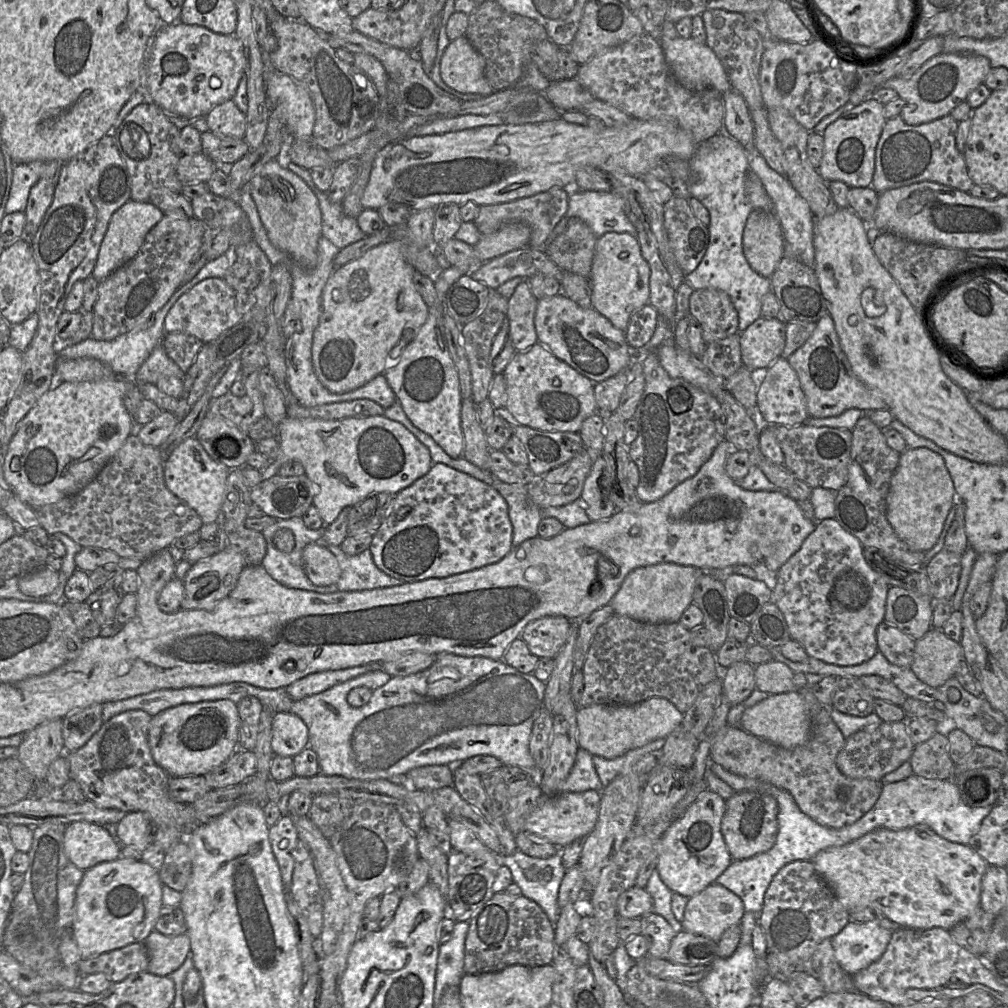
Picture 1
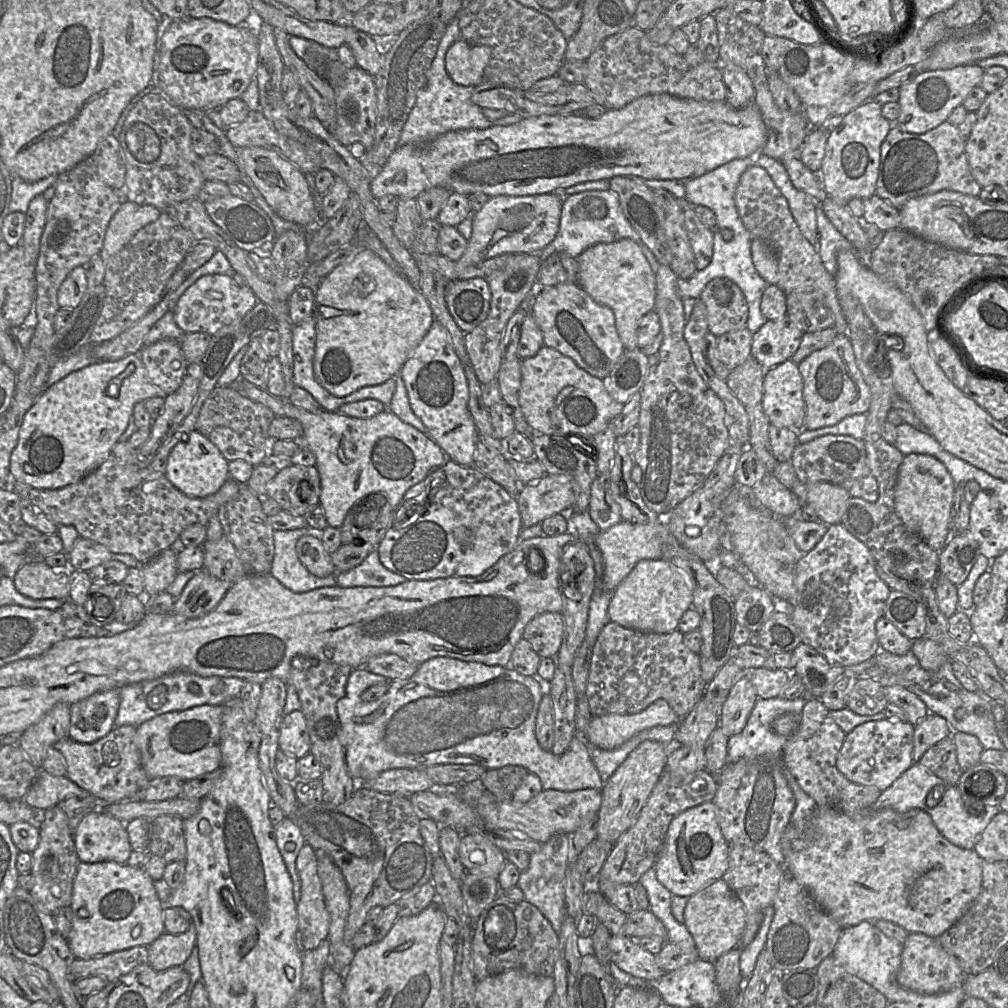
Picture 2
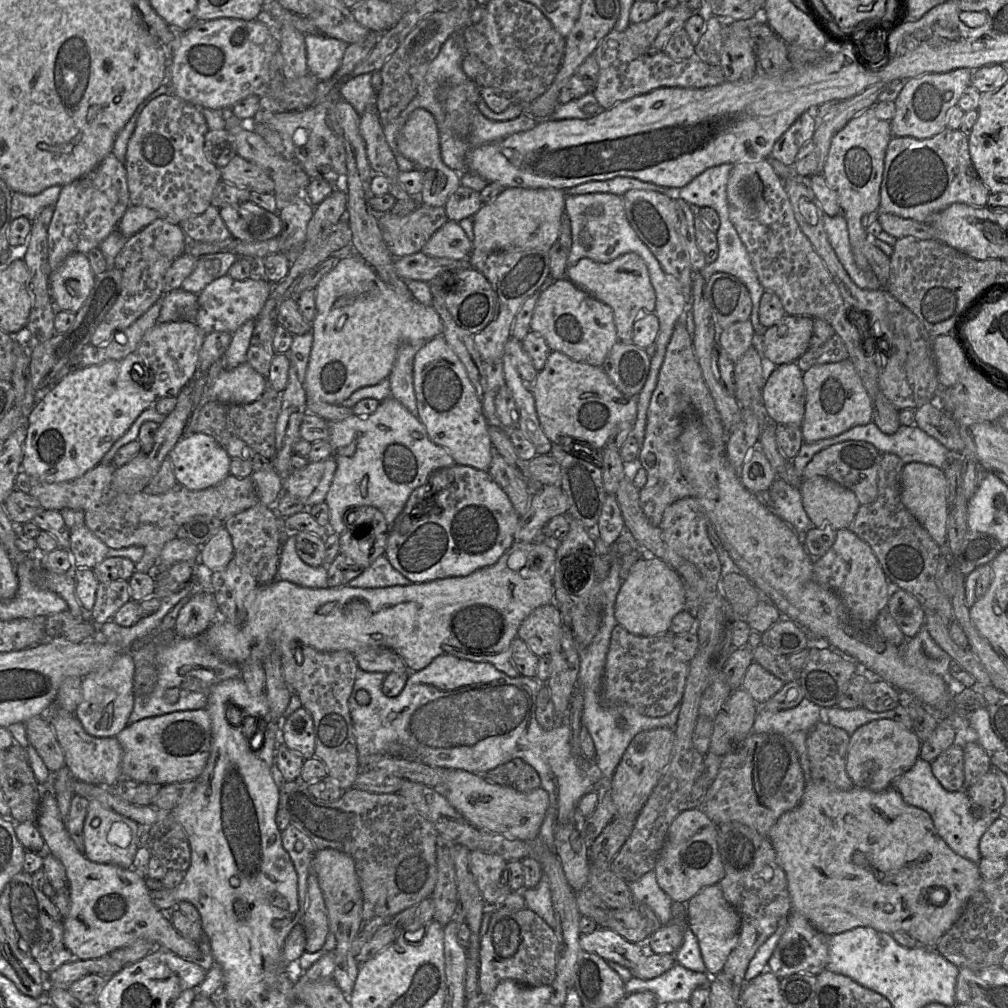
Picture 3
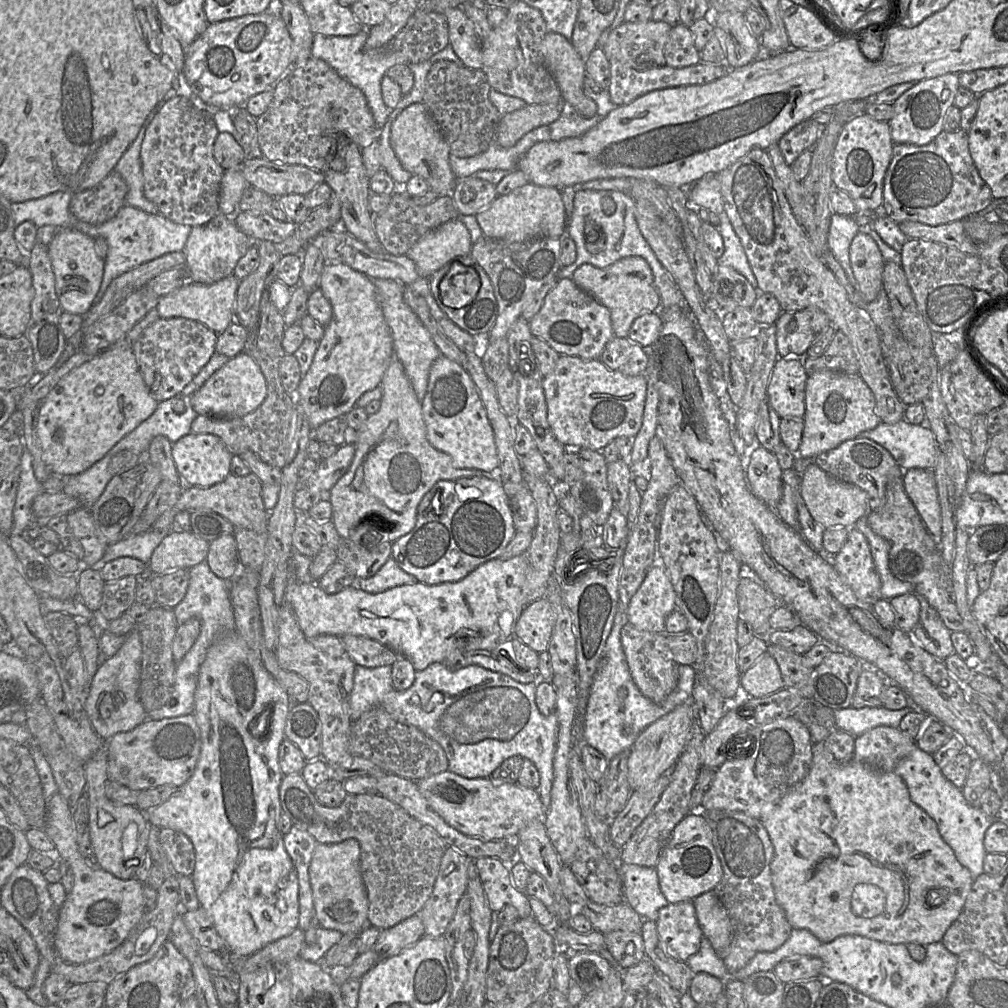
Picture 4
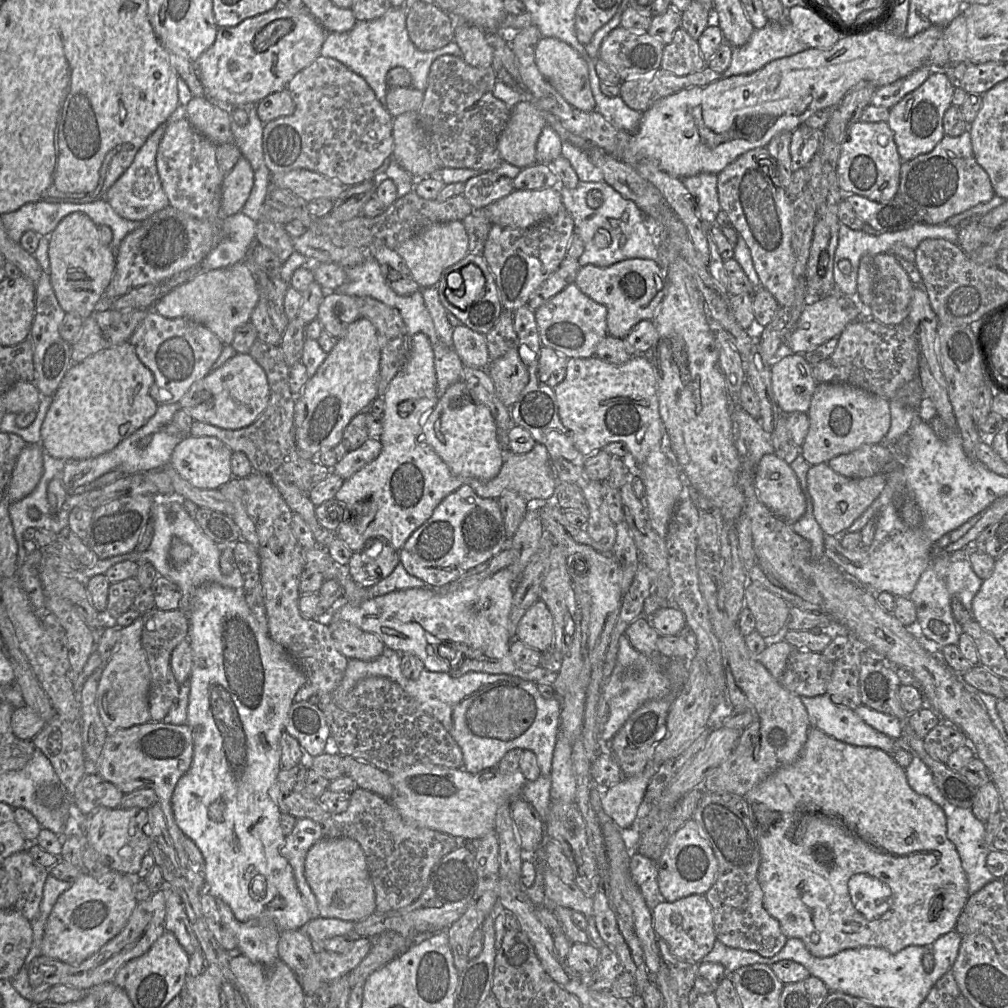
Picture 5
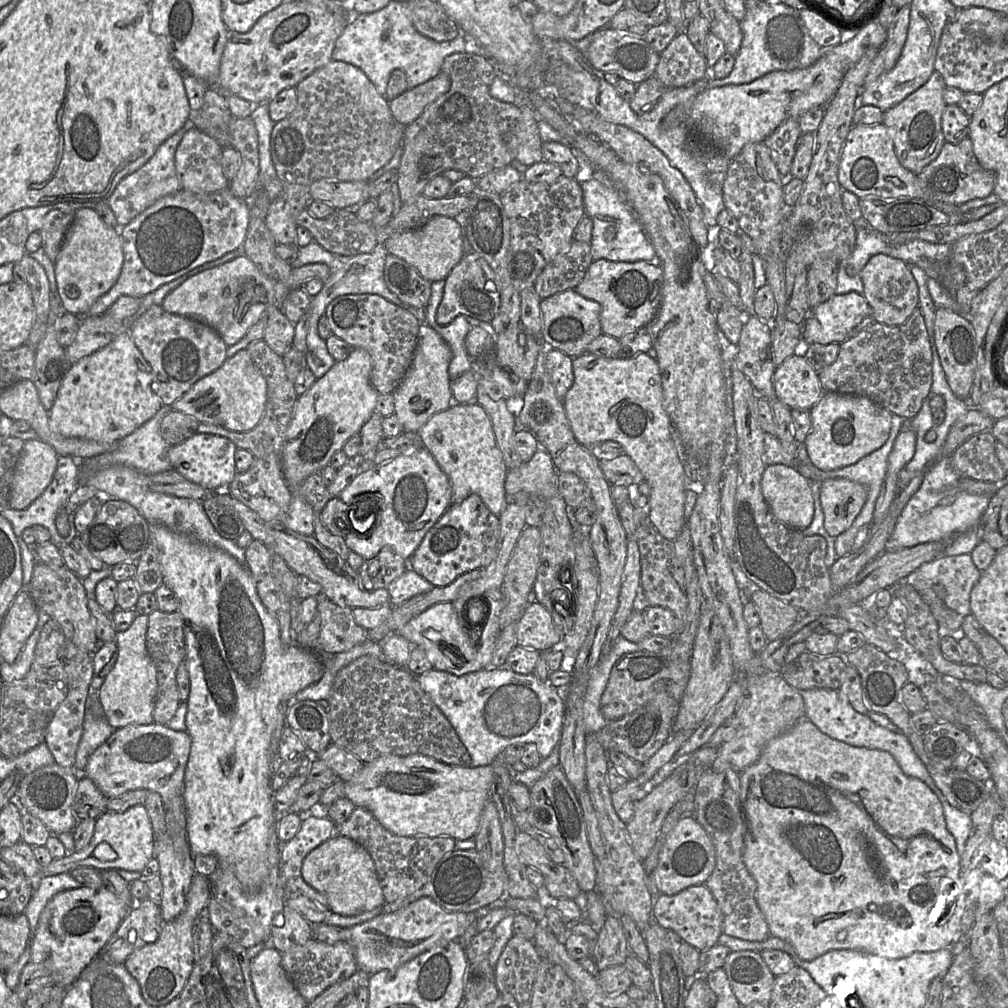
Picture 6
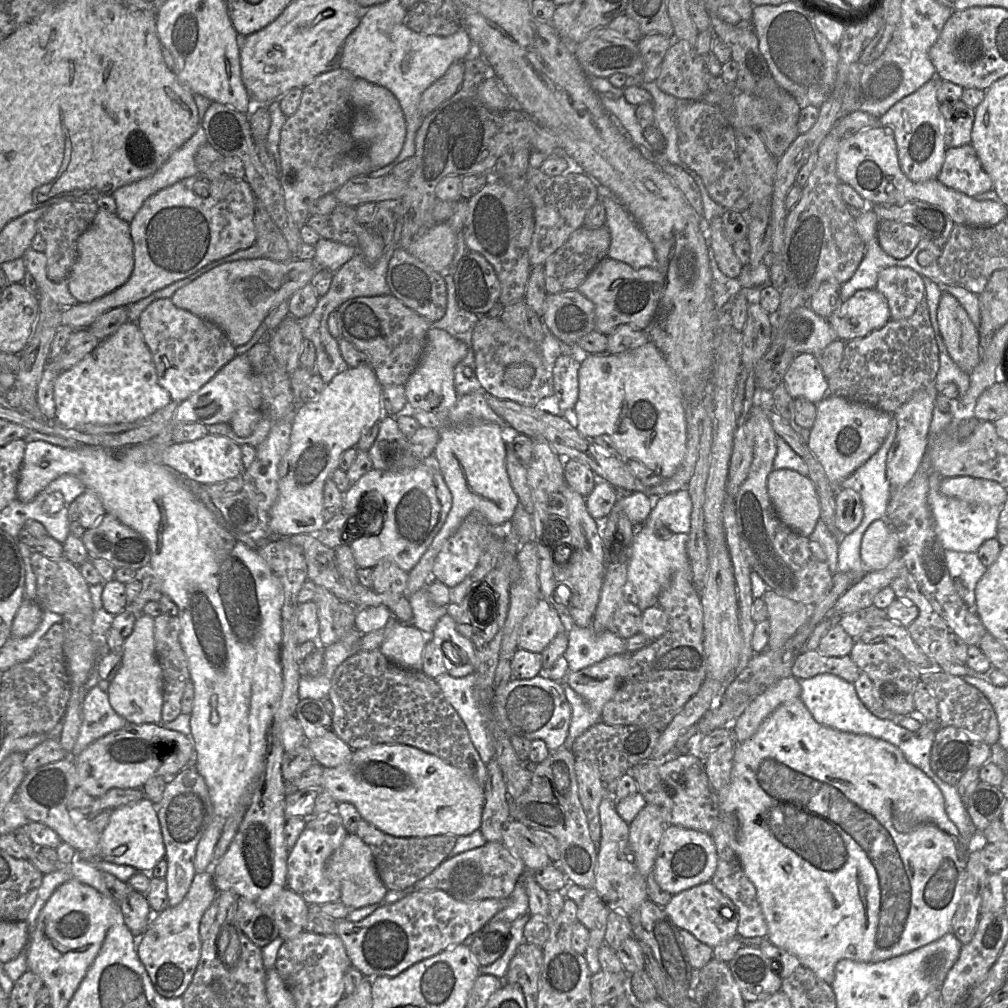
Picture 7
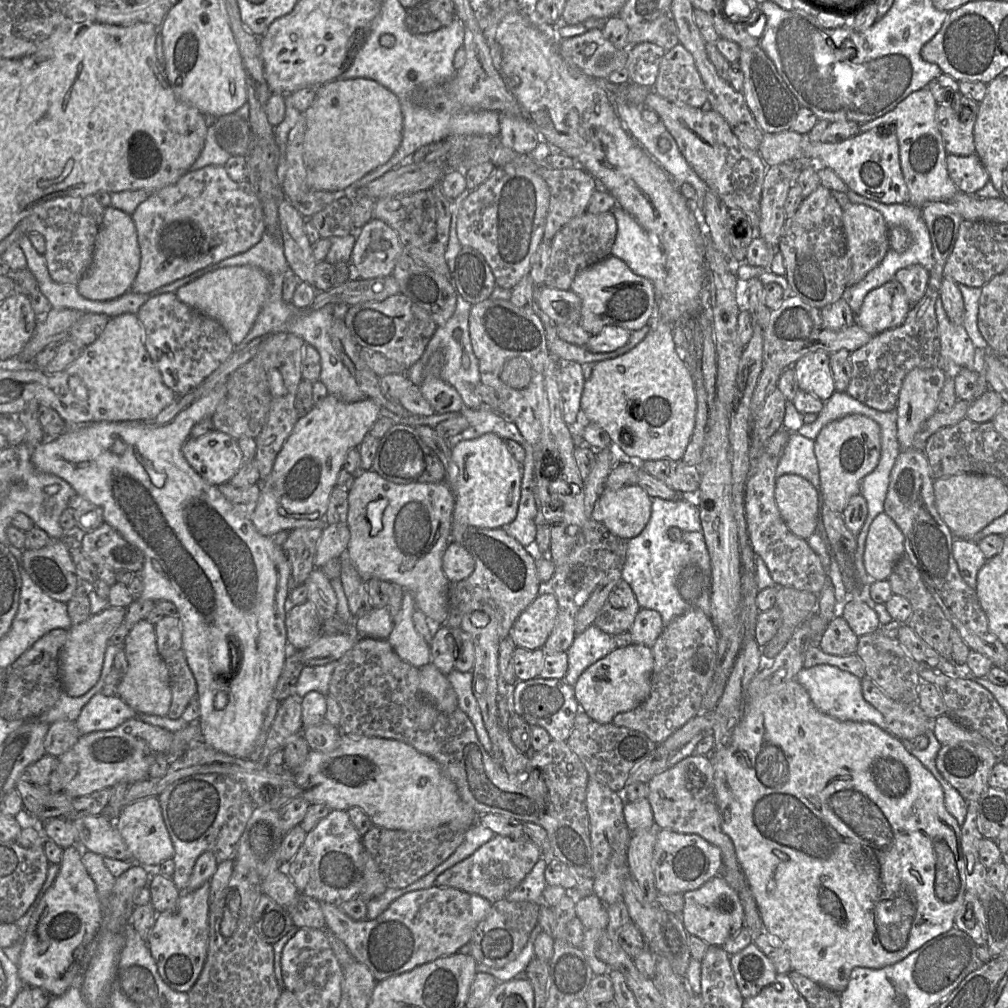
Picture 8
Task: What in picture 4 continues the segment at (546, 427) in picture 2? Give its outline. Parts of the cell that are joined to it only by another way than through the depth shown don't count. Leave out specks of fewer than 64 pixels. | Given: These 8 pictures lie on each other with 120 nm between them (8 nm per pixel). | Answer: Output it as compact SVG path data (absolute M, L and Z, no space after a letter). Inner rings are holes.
M560 355L554 370L542 382L547 405L547 421L557 439L566 449L590 449L601 452L617 437L634 438L639 432L647 391L645 374L627 376L608 369L600 359L583 360Z

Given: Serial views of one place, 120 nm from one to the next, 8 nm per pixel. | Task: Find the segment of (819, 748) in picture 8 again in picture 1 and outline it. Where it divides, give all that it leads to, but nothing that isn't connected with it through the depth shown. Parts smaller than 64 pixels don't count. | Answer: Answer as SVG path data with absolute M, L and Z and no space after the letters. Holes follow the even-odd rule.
M918 824L897 831L886 828L878 828L848 844L822 850L816 854L811 861L814 863L817 872L827 881L838 900L849 913L866 907L878 909L886 918L894 922L899 927L914 930L928 930L931 928L943 928L949 930L972 915L975 910L980 907L982 878L989 867L989 864L969 845L946 840L925 824Z

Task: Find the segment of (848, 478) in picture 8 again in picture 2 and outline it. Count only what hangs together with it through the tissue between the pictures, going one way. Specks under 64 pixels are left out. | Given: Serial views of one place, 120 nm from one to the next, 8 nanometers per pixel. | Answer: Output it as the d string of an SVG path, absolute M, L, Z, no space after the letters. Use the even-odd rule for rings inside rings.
M837 333L833 342L810 354L798 364L803 379L803 398L806 405L803 429L815 430L833 426L847 416L867 414L871 393L860 372L849 338Z

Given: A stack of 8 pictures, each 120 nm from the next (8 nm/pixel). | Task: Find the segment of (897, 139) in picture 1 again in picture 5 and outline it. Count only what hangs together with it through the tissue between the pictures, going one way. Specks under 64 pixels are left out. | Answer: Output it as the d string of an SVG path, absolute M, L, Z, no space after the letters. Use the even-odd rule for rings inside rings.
M967 129L957 137L945 134L935 148L909 161L902 161L896 197L911 205L922 223L939 225L995 195L990 178L977 163Z

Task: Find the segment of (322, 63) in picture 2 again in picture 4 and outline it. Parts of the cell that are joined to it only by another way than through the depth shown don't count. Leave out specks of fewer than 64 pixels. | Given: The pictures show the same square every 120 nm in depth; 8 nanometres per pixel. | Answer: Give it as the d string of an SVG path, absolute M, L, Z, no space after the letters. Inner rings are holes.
M368 29L352 36L326 36L314 34L312 57L327 62L343 79L359 88L366 96L368 106L373 114L377 129L382 129L390 114L390 109L385 105L381 82L388 69L397 64L407 64L407 56L401 50L393 50L388 46L381 46L372 50L365 50L364 45L368 38Z

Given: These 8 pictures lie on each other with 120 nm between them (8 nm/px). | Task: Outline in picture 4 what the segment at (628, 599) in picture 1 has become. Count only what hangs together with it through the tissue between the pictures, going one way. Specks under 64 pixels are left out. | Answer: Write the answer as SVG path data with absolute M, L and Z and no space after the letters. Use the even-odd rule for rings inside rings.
M653 565L631 598L628 623L643 631L664 633L666 618L676 609L676 594L665 568Z

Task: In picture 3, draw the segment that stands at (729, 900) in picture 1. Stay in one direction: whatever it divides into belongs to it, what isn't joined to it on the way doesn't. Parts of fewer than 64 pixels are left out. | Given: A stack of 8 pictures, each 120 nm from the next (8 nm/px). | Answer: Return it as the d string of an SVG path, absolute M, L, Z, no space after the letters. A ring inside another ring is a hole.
M718 884L700 890L686 903L686 923L697 937L701 956L710 976L720 973L732 950L737 946L741 929L741 917L725 899Z

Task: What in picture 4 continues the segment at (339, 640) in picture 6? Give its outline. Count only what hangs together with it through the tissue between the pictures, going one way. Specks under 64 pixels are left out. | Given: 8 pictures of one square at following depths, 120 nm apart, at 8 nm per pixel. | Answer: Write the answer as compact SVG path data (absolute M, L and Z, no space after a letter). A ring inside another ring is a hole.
M360 636L339 637L352 661L359 666L374 668L392 666L400 657L394 650L380 642Z

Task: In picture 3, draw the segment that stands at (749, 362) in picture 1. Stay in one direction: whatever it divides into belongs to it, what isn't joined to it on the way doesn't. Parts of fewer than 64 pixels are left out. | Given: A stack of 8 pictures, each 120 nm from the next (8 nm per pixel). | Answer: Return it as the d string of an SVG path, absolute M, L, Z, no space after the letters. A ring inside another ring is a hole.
M784 314L762 334L754 335L752 345L762 358L775 365L796 362L810 348L813 318L803 315Z

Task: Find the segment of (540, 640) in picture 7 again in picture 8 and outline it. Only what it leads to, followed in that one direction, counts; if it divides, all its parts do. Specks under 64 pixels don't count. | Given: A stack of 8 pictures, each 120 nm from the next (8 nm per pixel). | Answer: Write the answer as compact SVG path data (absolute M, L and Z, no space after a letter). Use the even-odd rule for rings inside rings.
M539 594L515 621L510 637L516 647L542 649L552 633L558 615L554 594Z

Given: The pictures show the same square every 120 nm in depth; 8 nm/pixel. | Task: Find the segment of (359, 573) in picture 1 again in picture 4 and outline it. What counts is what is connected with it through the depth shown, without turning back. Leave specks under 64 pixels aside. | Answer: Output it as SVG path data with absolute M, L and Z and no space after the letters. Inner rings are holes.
M391 557L370 578L355 579L352 586L365 592L376 594L401 585L413 585L417 578L403 571L397 562Z

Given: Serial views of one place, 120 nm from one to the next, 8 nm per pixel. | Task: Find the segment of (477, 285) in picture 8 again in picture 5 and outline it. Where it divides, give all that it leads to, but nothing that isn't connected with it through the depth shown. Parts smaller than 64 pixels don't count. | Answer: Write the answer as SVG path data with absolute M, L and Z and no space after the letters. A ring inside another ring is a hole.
M469 252L462 260L446 268L435 287L438 290L442 306L464 326L480 334L486 335L493 328L503 310L494 276L481 252ZM469 264L473 264L481 269L485 278L485 286L482 297L468 308L462 310L447 300L444 293L447 287L446 278L450 272L459 271Z

